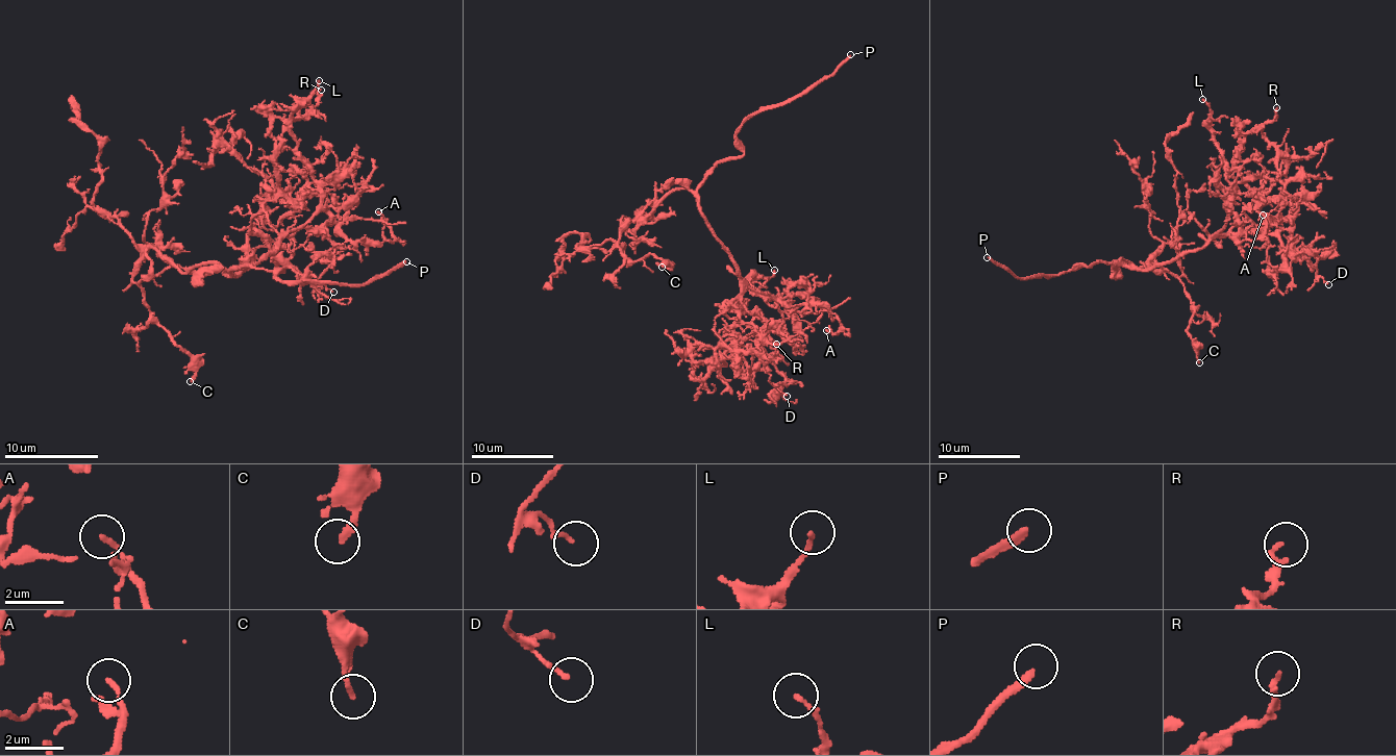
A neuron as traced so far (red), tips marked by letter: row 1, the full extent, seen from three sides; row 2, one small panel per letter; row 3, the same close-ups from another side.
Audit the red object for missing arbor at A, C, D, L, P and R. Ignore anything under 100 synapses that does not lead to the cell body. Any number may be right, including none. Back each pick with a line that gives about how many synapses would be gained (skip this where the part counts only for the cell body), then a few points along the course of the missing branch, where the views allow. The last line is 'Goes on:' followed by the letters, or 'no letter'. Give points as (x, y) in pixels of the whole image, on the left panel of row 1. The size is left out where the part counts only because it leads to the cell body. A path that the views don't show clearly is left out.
Goes on: P

